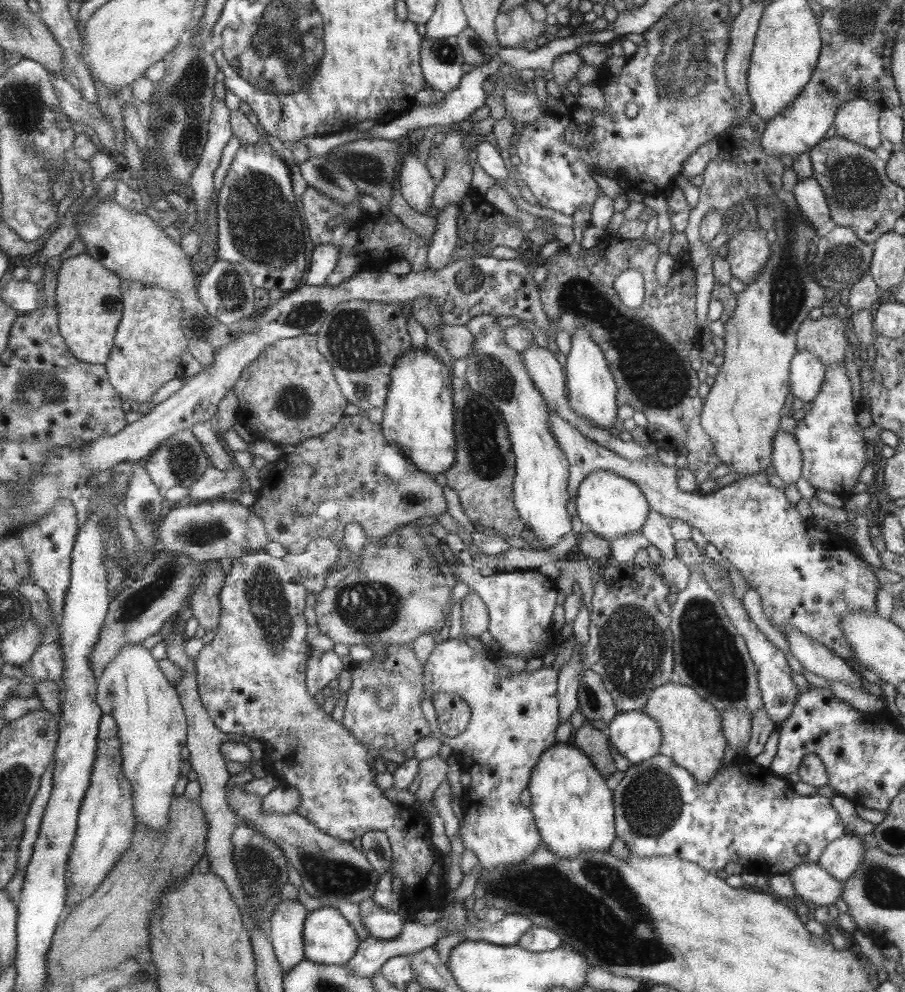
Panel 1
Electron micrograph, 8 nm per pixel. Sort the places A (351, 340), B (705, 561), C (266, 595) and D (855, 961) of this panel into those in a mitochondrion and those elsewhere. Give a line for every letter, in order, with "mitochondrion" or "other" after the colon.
A: mitochondrion
B: other
C: mitochondrion
D: other

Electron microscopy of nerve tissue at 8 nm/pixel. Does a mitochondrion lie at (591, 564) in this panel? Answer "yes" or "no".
no

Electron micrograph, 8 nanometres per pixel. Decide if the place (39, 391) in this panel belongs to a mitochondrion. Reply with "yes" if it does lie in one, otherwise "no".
yes

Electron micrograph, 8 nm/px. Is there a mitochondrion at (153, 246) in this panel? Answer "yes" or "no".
no

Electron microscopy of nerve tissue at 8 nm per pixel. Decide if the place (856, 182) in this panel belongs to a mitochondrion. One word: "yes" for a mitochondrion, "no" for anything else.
yes

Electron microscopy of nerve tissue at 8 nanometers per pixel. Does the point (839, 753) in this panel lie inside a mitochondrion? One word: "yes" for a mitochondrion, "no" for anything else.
no

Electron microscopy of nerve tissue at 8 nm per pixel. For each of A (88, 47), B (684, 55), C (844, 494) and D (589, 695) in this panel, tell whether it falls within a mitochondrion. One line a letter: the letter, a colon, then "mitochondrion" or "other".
A: other
B: mitochondrion
C: other
D: mitochondrion

